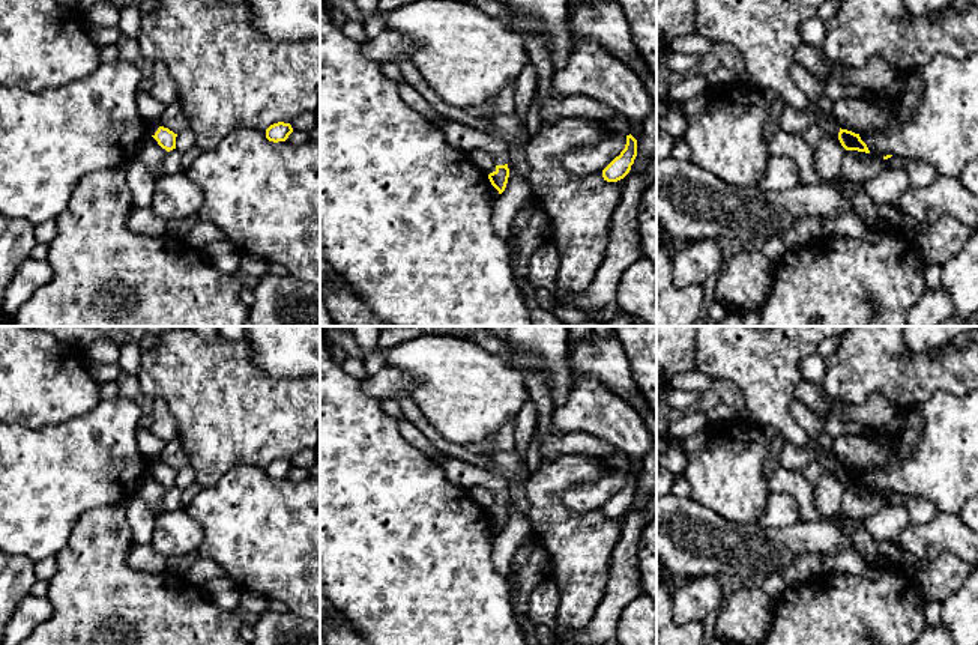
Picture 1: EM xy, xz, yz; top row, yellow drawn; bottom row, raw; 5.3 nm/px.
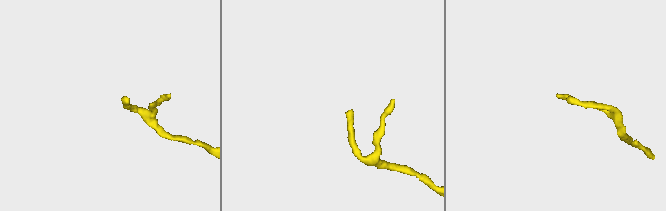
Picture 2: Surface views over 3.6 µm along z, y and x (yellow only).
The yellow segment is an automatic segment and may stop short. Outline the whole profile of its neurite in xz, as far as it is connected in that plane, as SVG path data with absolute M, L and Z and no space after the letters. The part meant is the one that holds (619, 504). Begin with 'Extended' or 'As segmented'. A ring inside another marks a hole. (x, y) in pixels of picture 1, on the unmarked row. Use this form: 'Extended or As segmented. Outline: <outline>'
As segmented. Outline: M629 471L626 472L625 486L616 493L604 507L602 514L607 519L617 519L623 516L634 501L637 493L637 477Z

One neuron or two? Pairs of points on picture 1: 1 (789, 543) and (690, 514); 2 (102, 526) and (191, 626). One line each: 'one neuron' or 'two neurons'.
1: one neuron
2: one neuron

